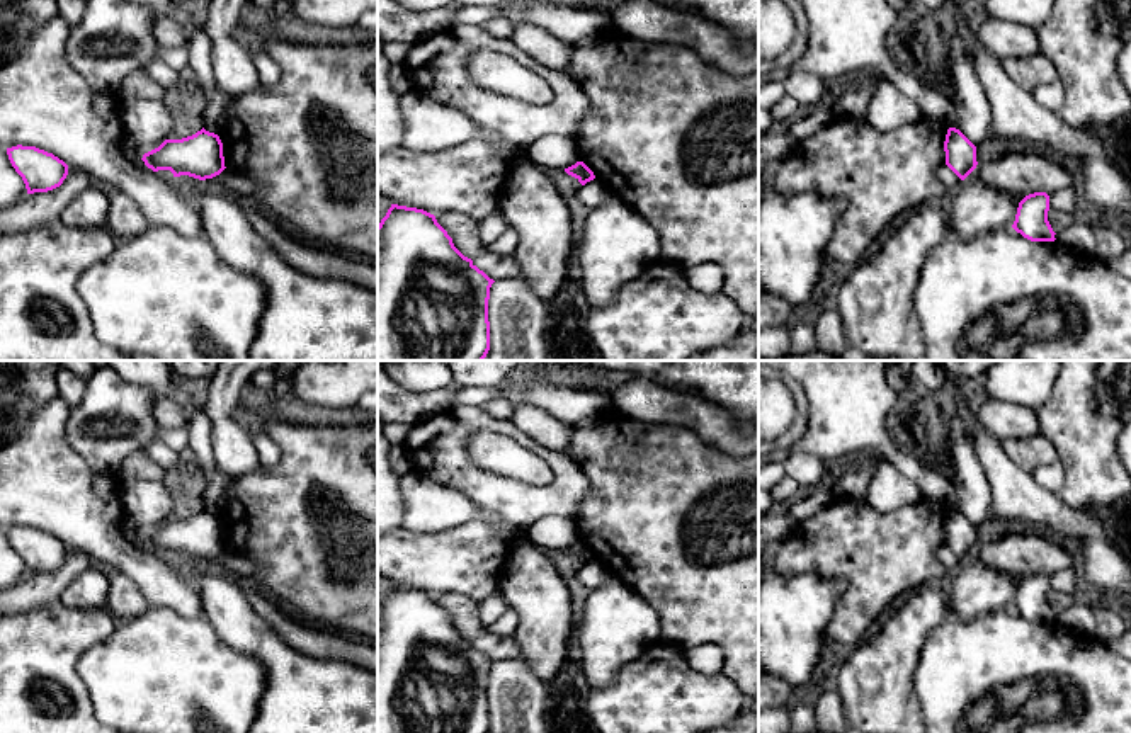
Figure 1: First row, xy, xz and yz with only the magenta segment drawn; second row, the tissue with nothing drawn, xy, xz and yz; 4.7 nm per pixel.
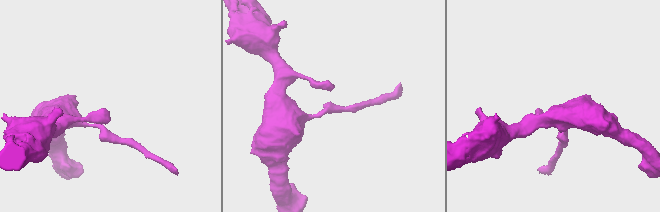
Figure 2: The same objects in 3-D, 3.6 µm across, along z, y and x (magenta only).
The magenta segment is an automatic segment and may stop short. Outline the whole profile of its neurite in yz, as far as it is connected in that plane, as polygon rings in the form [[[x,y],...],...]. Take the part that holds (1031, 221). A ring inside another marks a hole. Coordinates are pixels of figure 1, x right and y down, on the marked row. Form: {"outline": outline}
{"outline": [[[1034,192],[1026,196],[1017,207],[1012,228],[1031,241],[1054,241],[1054,231],[1048,221],[1049,196]]]}

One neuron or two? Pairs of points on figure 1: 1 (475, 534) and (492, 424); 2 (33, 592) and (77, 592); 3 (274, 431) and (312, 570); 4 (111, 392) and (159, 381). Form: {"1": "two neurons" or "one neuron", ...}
{"1": "one neuron", "2": "two neurons", "3": "one neuron", "4": "two neurons"}

